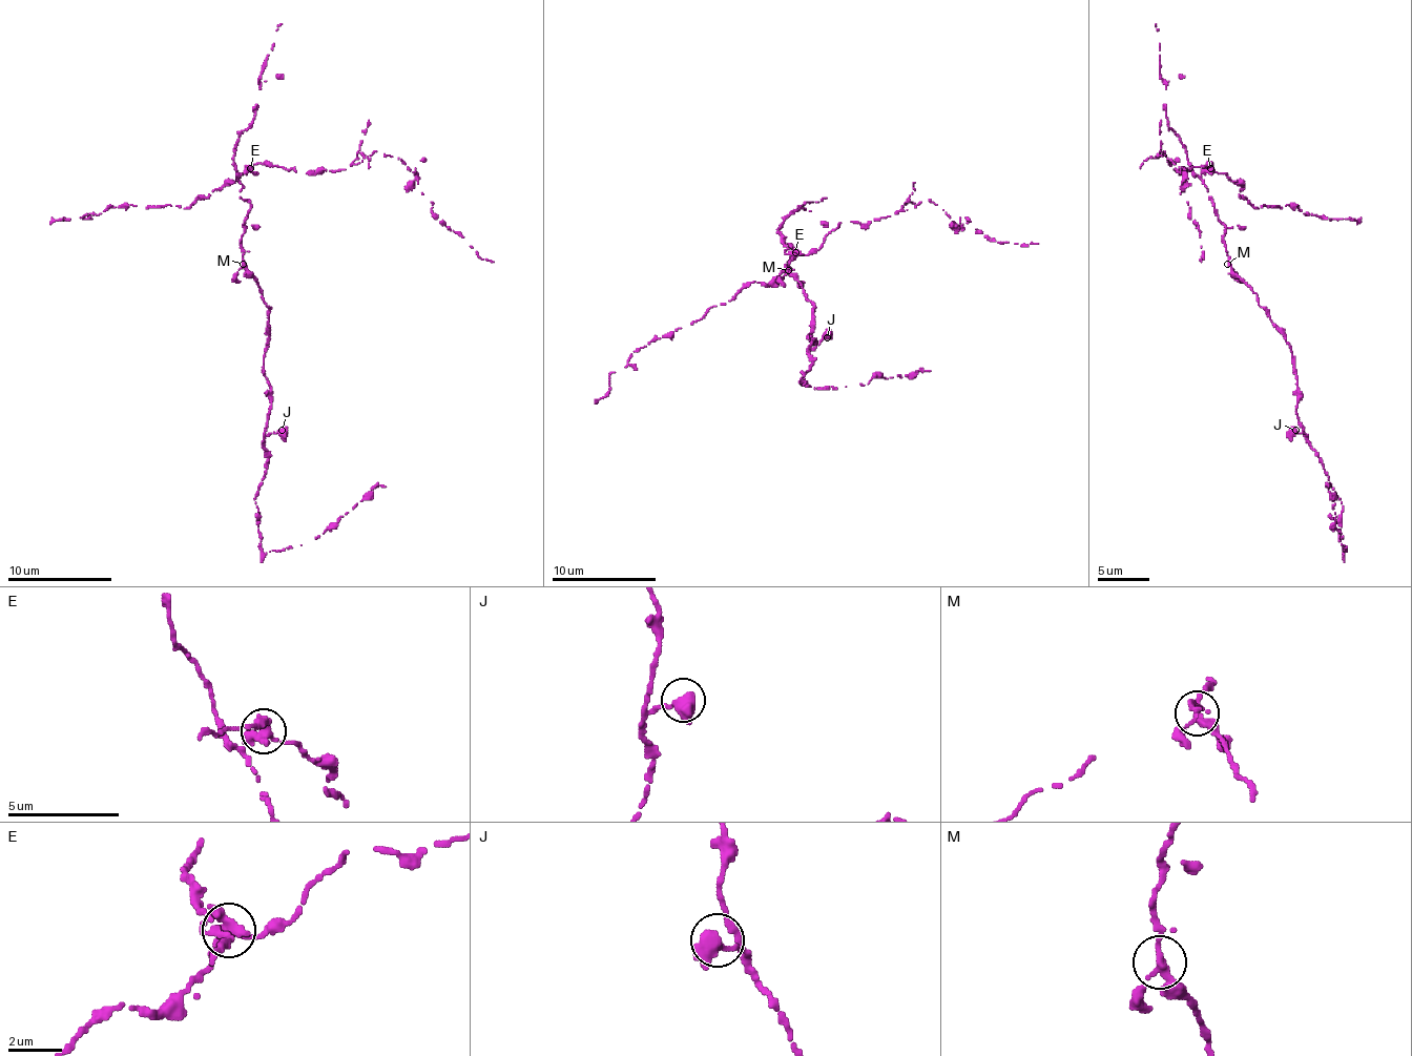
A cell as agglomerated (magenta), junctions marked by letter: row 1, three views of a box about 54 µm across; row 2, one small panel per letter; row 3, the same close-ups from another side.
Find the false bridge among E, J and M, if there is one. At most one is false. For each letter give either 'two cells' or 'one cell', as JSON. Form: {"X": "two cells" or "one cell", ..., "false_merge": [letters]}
{"E": "two cells", "J": "one cell", "M": "one cell", "false_merge": ["E"]}

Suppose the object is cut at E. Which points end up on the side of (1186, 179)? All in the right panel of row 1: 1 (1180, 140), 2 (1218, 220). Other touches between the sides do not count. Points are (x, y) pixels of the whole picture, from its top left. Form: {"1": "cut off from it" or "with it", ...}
{"1": "cut off from it", "2": "cut off from it"}

